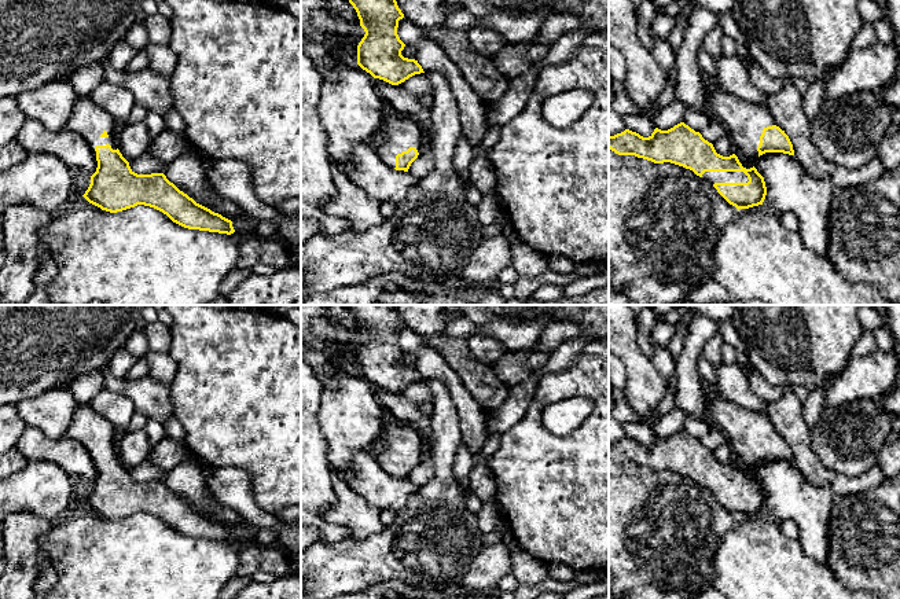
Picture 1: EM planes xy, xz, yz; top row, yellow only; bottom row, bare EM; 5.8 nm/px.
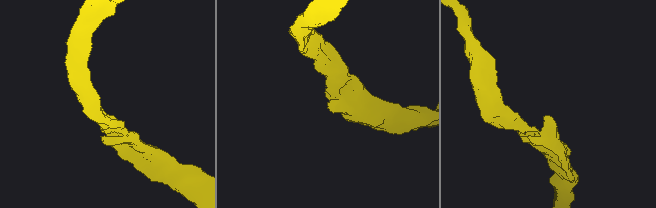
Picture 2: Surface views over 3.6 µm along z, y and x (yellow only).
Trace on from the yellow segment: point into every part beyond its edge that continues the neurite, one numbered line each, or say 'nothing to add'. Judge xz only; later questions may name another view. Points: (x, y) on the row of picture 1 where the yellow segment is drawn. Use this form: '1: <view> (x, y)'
1: xz (399, 132)

